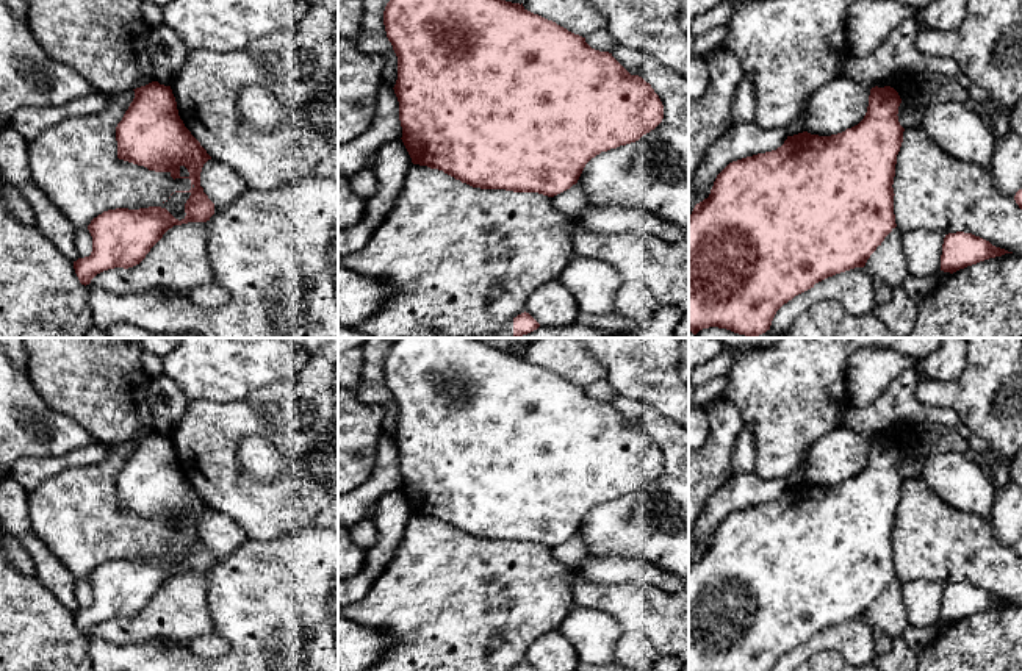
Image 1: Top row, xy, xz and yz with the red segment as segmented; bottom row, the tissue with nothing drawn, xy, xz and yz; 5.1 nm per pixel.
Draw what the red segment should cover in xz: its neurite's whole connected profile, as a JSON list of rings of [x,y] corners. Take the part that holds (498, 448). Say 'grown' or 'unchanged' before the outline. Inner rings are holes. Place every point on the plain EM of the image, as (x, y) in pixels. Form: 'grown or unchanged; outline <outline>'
unchanged; outline [[[399,338],[385,357],[383,375],[398,407],[398,430],[393,440],[399,452],[401,490],[412,513],[443,521],[473,538],[538,543],[554,547],[578,533],[592,508],[639,491],[664,469],[664,455],[651,435],[639,425],[631,425],[612,404],[592,399],[585,388],[527,361],[523,353],[501,350],[479,338]]]

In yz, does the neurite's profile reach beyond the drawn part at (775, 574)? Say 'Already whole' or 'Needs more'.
Already whole

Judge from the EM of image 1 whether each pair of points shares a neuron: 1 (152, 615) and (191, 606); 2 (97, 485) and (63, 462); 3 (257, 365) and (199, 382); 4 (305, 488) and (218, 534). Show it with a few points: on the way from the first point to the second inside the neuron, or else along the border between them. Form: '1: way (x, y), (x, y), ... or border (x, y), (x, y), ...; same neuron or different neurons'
1: way (161, 615), (177, 612), (182, 607); same neuron
2: border (107, 457), (94, 463), (60, 471), (39, 485); different neurons
3: way (243, 365), (216, 365), (213, 368); same neuron
4: border (212, 507), (229, 515), (248, 537); different neurons

